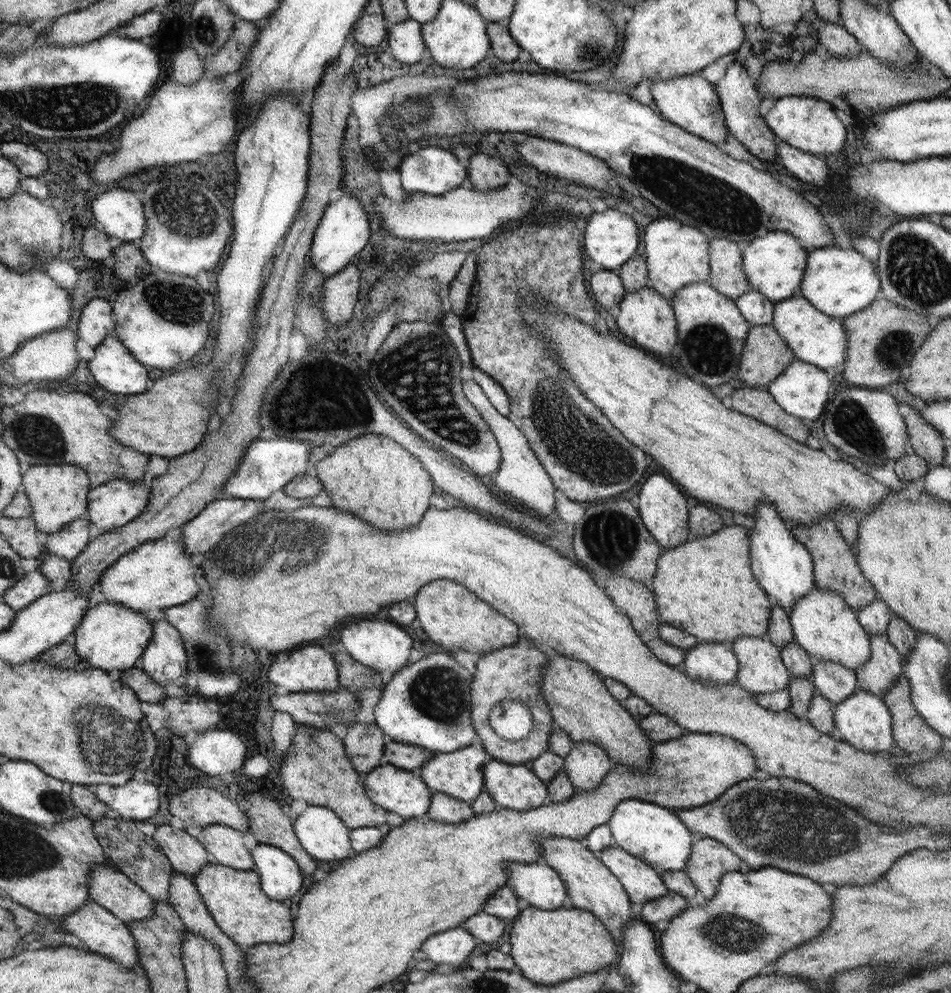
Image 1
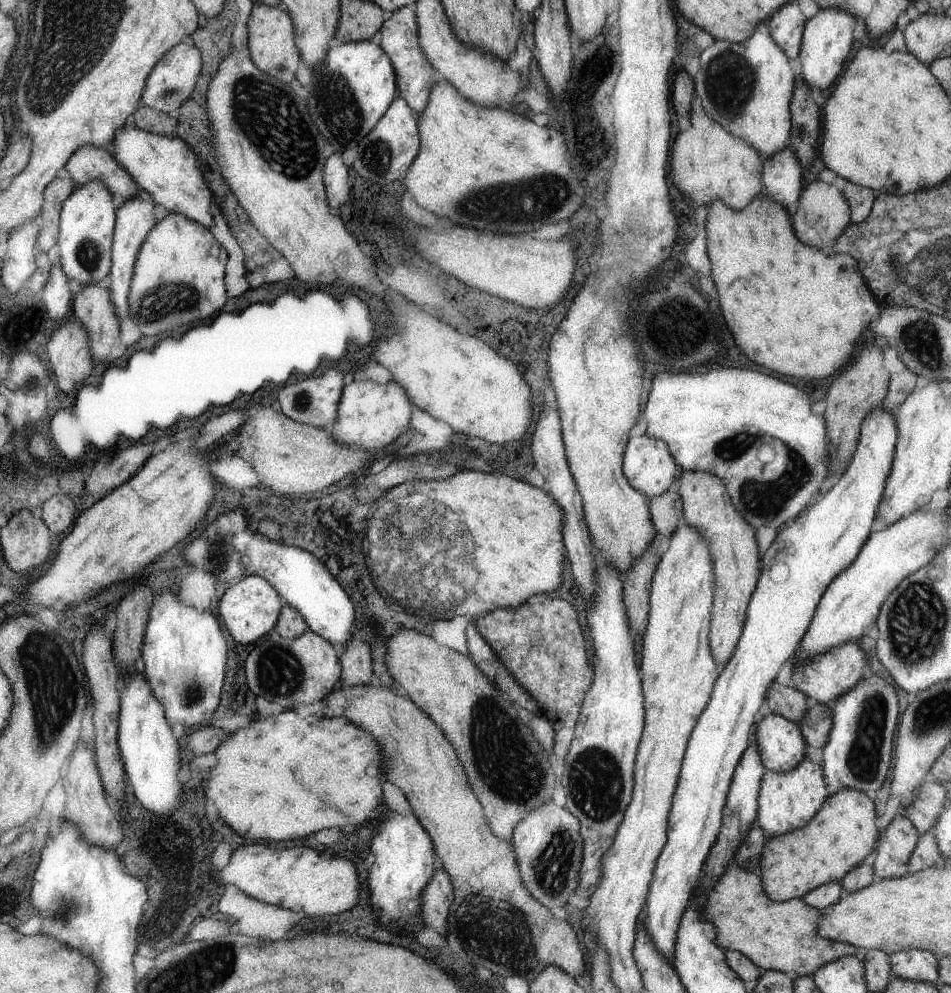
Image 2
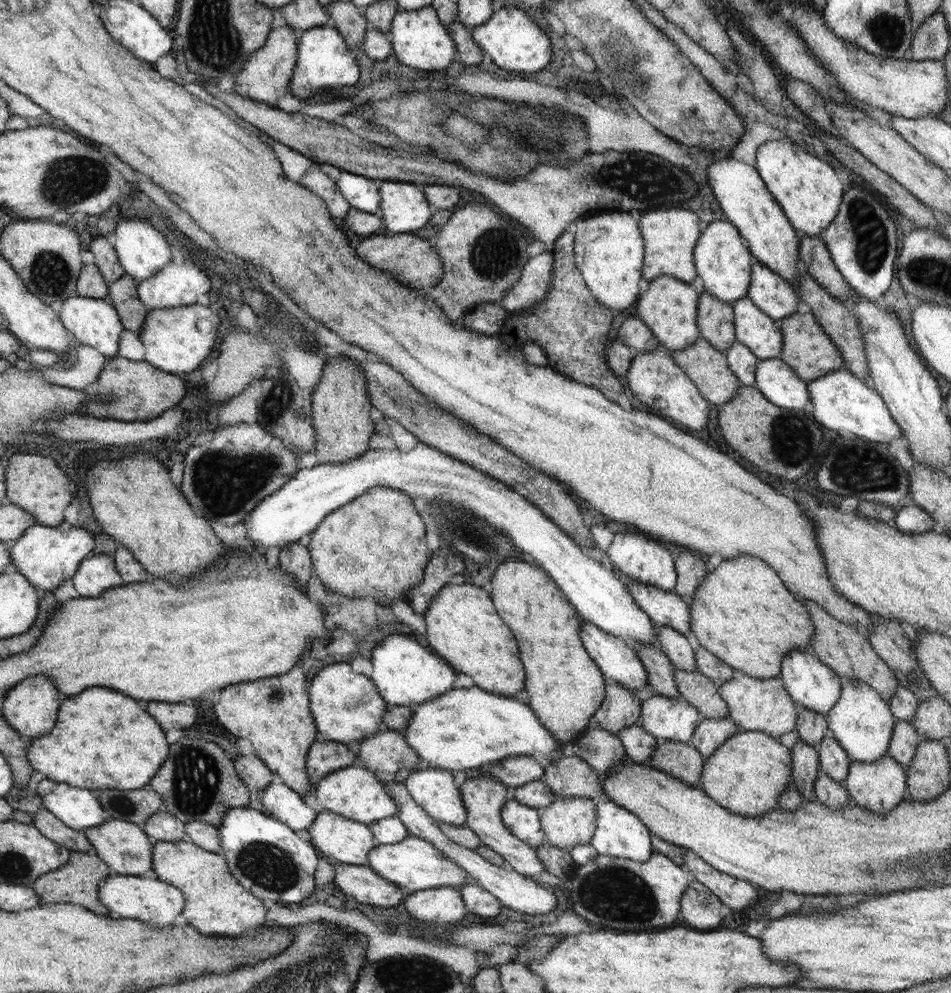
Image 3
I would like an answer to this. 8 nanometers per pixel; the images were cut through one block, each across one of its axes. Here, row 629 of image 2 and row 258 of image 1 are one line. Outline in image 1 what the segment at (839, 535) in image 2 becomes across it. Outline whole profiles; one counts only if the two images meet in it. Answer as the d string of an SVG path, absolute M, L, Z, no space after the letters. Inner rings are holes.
M774 231L756 237L746 244L745 275L752 288L760 292L768 301L776 304L795 297L801 289L809 260L809 250L802 246L800 240L786 231Z

